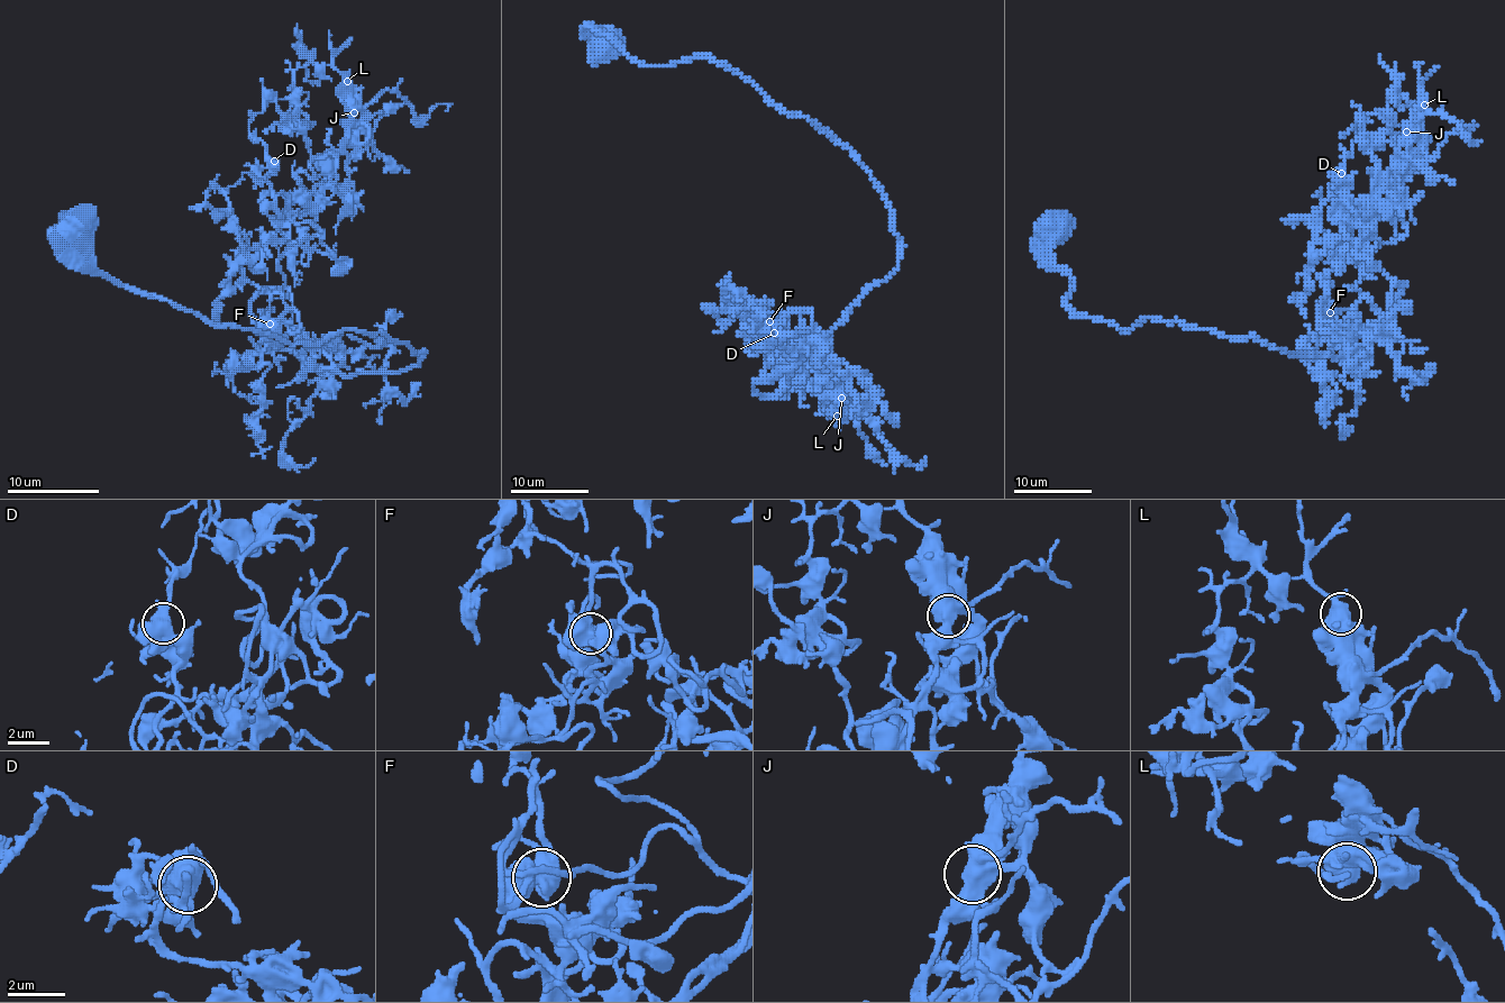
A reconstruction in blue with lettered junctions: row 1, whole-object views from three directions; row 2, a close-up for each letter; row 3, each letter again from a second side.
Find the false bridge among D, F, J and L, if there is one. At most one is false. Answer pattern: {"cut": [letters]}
{"cut": []}

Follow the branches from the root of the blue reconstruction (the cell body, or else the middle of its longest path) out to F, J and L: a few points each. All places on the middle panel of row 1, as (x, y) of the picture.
F: (600, 43), (735, 69), (882, 192), (897, 269), (776, 377), (769, 321)
J: (600, 43), (730, 66), (872, 176), (899, 264), (795, 354), (785, 385), (777, 364), (809, 354), (842, 398)
L: (600, 43), (730, 66), (872, 176), (899, 264), (795, 354), (785, 385), (777, 364), (809, 354), (837, 416)

